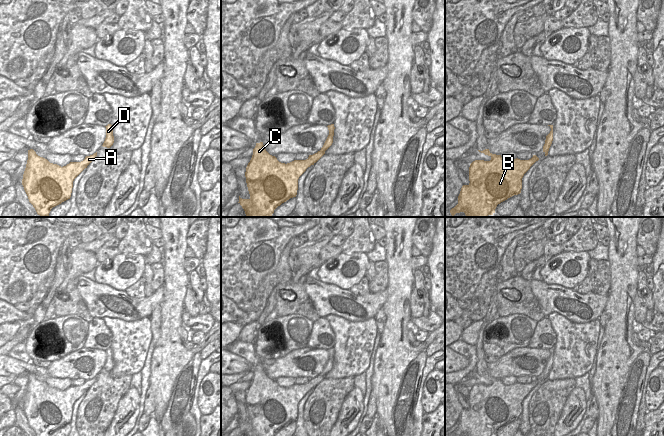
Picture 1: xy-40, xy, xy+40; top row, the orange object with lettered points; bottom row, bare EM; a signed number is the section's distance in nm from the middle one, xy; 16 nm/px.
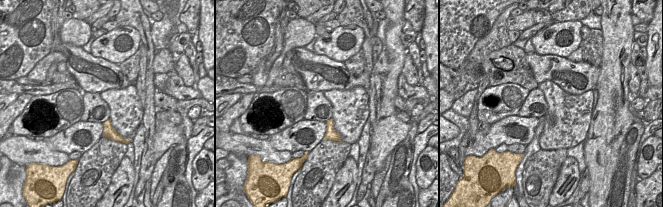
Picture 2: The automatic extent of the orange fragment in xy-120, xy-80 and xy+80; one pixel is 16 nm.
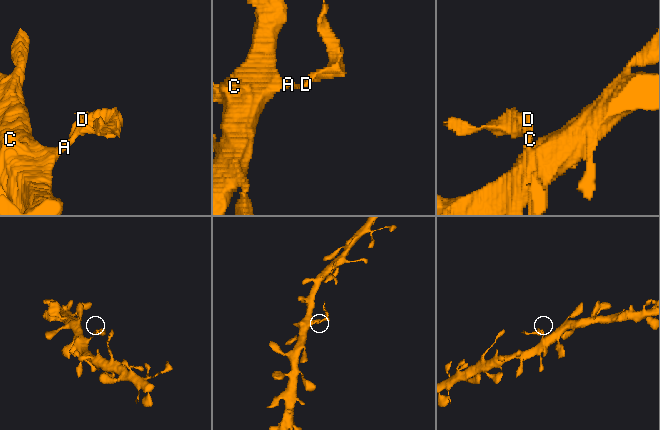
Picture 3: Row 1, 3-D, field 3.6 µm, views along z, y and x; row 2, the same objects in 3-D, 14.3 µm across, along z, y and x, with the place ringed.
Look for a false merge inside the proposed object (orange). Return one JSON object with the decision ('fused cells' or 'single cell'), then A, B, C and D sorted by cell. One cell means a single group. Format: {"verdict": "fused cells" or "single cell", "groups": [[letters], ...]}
{"verdict": "fused cells", "groups": [["A", "B", "C"], ["D"]]}

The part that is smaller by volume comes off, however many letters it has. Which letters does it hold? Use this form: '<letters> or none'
D

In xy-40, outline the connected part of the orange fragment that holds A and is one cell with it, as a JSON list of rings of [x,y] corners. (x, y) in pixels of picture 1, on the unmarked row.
[[[33,373],[28,374],[22,409],[36,436],[50,436],[53,431],[70,423],[74,403],[96,380],[97,376],[81,386],[70,386],[61,391],[38,380]]]

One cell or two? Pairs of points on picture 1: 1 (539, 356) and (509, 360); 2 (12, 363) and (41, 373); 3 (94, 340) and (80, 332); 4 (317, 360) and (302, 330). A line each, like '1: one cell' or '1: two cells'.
1: one cell
2: one cell
3: two cells
4: two cells

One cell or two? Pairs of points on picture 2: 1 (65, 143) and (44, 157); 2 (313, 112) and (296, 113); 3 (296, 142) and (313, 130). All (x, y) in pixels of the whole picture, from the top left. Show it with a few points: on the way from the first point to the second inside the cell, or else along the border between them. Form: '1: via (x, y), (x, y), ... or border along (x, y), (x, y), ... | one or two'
1: border along (44, 138), (56, 150), (63, 151), (68, 155) | two
2: border along (307, 92), (307, 109), (303, 118) | two
3: via (300, 138), (309, 132) | one

